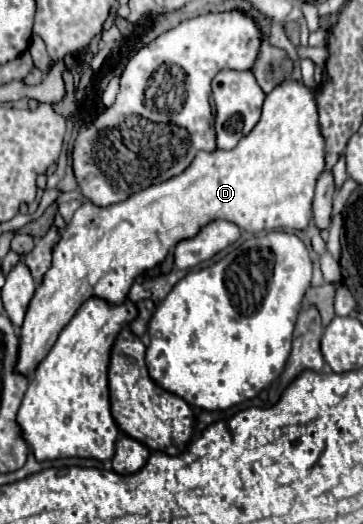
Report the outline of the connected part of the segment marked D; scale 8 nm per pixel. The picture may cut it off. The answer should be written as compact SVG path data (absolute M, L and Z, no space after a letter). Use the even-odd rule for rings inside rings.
M282 80L282 84L276 84L274 90L266 96L260 122L232 150L198 152L194 162L182 174L136 192L124 202L106 208L96 206L90 200L84 202L74 212L70 224L62 230L62 236L52 254L52 268L46 272L44 282L36 288L36 294L26 312L26 320L20 328L18 370L26 376L32 376L36 366L54 346L60 330L72 320L82 302L86 302L90 296L100 296L112 304L124 302L134 278L140 272L160 264L170 248L176 246L176 242L196 236L198 230L212 220L228 220L250 234L262 230L270 232L276 228L306 230L312 218L314 186L324 168L326 142L318 124L316 88L308 88L298 80Z

